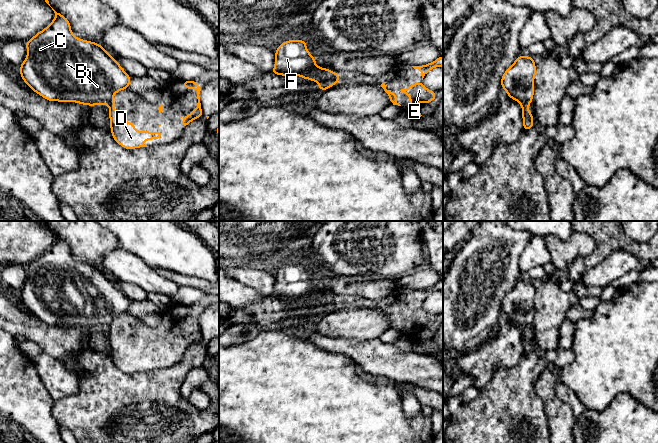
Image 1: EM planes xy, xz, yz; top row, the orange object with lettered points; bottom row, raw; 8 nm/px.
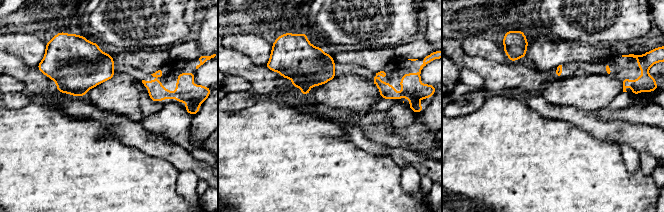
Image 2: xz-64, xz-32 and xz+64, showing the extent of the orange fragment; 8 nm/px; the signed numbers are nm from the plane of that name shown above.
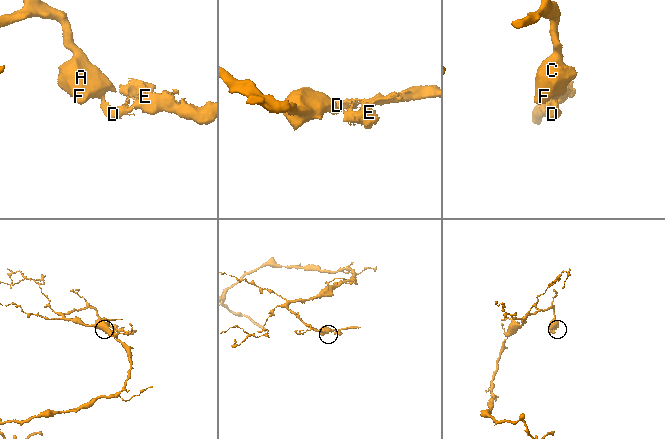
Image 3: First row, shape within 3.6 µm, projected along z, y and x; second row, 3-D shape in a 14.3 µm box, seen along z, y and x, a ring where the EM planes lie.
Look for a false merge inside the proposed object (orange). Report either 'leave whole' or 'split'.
split

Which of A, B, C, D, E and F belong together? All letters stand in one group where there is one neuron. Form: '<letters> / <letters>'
A B C F / D E

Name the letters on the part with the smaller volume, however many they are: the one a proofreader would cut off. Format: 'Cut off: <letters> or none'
Cut off: D, E

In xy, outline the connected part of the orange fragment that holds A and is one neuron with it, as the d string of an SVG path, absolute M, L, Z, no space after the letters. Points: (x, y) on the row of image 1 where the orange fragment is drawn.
M52 10L54 20L25 43L27 56L20 65L21 78L47 101L76 102L88 106L108 104L118 91L128 88L131 77L104 47L75 37L69 20Z

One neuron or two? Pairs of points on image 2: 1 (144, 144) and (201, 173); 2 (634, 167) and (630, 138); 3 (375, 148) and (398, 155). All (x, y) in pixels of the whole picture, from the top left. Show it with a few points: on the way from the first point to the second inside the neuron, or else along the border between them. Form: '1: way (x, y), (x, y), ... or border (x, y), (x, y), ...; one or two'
1: way (158, 148), (172, 152), (187, 162); one
2: border (621, 145), (629, 145), (639, 153); two
3: way (381, 149), (392, 152); one

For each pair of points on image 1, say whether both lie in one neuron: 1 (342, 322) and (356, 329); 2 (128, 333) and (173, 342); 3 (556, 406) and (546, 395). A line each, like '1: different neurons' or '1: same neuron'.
1: same neuron
2: same neuron
3: same neuron

